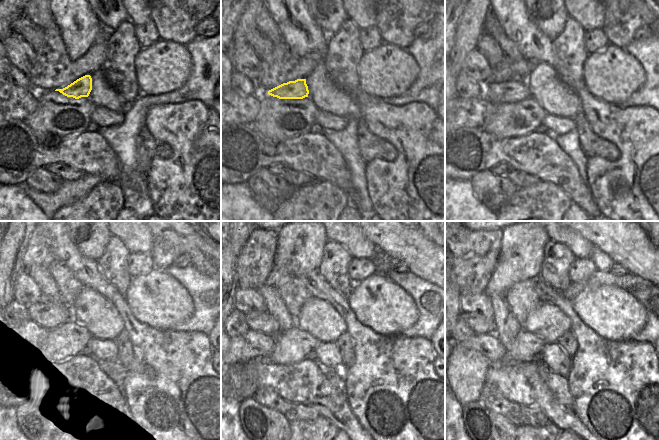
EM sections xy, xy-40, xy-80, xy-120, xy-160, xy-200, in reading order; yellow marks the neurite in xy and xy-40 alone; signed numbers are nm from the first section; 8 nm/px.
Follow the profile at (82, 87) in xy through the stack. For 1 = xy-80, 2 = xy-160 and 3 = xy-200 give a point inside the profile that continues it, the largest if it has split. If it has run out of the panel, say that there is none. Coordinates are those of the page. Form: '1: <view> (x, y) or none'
1: xy-80 (511, 91)
2: xy-160 (263, 322)
3: xy-200 (479, 325)

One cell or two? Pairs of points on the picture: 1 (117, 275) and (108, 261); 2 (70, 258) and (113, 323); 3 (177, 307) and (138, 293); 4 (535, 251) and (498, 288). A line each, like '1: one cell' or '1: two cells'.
1: one cell
2: two cells
3: one cell
4: one cell

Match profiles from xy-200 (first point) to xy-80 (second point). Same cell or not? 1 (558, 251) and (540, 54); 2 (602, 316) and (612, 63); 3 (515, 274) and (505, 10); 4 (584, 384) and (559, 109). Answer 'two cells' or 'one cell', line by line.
1: two cells
2: one cell
3: two cells
4: two cells

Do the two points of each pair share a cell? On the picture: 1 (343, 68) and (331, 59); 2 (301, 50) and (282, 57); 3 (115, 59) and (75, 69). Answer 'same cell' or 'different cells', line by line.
1: same cell
2: different cells
3: different cells

